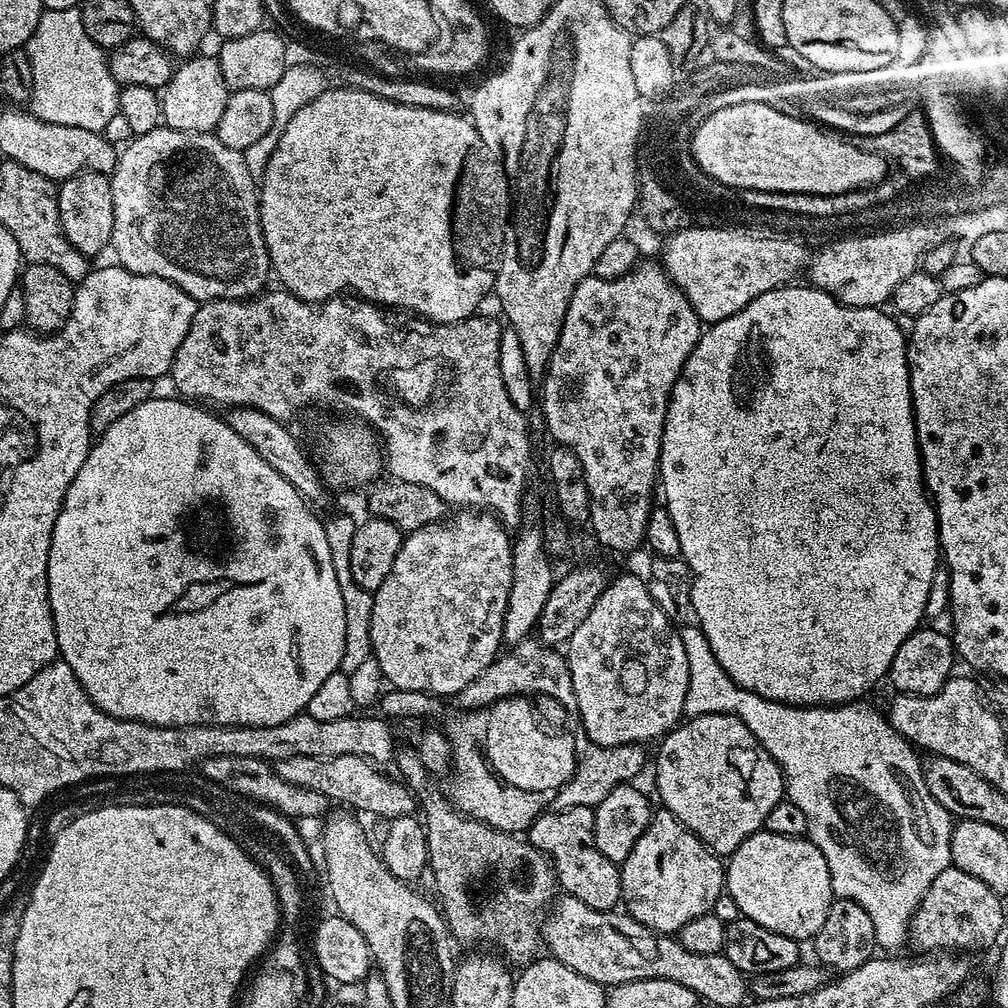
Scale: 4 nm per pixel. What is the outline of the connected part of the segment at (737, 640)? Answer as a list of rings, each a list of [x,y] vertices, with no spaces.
[[[769,290],[748,301],[737,312],[730,313],[726,318],[715,320],[703,329],[704,333],[695,337],[692,349],[688,352],[686,362],[678,374],[664,405],[664,415],[660,417],[660,445],[658,446],[658,492],[662,503],[670,514],[670,523],[674,525],[674,542],[676,556],[680,569],[684,572],[684,602],[687,611],[692,611],[696,633],[702,638],[706,646],[706,654],[718,658],[718,666],[726,670],[726,674],[738,686],[750,690],[767,700],[782,702],[783,704],[797,704],[800,708],[813,706],[835,706],[851,704],[859,701],[876,683],[887,677],[890,666],[894,662],[894,654],[907,642],[926,620],[927,594],[932,588],[932,580],[938,573],[936,563],[942,560],[942,537],[940,534],[940,520],[936,516],[936,507],[932,504],[932,495],[928,490],[927,477],[924,474],[924,465],[920,463],[920,451],[916,445],[916,435],[912,425],[912,412],[908,408],[908,366],[904,358],[905,337],[887,320],[889,317],[883,311],[875,312],[875,307],[861,306],[845,308],[842,304],[831,304],[812,292],[795,290],[796,292],[776,292]]]

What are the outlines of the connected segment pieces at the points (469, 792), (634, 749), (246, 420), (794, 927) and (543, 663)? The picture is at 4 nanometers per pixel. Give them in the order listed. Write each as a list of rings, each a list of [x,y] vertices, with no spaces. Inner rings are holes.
[[[460,732],[451,737],[452,762],[450,765],[450,777],[452,781],[446,787],[446,796],[451,807],[467,814],[471,819],[480,820],[483,824],[489,824],[491,828],[497,828],[503,832],[513,834],[523,833],[534,823],[537,816],[545,811],[546,800],[539,792],[523,792],[522,789],[511,788],[503,783],[492,771],[485,759],[485,754],[467,736]]]
[[[582,730],[577,731],[574,737],[576,772],[569,781],[560,788],[555,789],[553,800],[550,800],[551,811],[570,810],[570,806],[586,806],[595,809],[596,805],[610,794],[619,784],[635,781],[636,775],[644,768],[645,749],[639,744],[627,744],[626,746],[614,746],[603,748],[598,746]]]
[[[229,408],[226,419],[230,430],[234,430],[238,438],[246,438],[246,442],[250,442],[254,450],[258,450],[258,458],[274,466],[274,470],[278,470],[278,474],[282,474],[282,478],[286,478],[286,482],[290,482],[309,505],[317,506],[316,504],[327,502],[330,492],[320,477],[319,469],[314,465],[309,453],[308,456],[304,453],[303,446],[296,441],[295,434],[288,429],[291,427],[286,426],[285,421],[270,418],[270,414],[262,414],[260,410],[253,408]]]
[[[763,830],[746,838],[746,842],[727,857],[726,891],[734,902],[738,902],[743,919],[758,922],[758,926],[766,926],[766,930],[774,930],[774,934],[786,934],[786,938],[797,942],[811,941],[816,937],[818,930],[822,930],[822,922],[826,922],[826,914],[830,914],[834,899],[830,866],[826,866],[826,858],[818,846],[804,836],[783,836]]]
[[[529,638],[520,644],[511,645],[503,654],[497,655],[491,666],[482,670],[466,690],[462,690],[454,698],[455,703],[460,703],[464,708],[487,709],[497,700],[512,696],[535,698],[534,696],[549,696],[557,700],[569,714],[575,713],[576,699],[570,682],[570,670],[567,659],[558,654],[555,647],[548,647],[539,639]],[[508,651],[508,653],[506,653]]]

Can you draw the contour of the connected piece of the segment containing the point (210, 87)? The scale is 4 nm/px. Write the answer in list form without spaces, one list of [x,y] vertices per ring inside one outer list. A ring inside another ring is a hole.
[[[193,54],[183,62],[177,63],[160,92],[160,105],[164,115],[162,124],[165,128],[183,132],[215,133],[222,112],[226,109],[230,90],[226,86],[226,78],[222,78],[219,59],[215,55],[200,55]]]

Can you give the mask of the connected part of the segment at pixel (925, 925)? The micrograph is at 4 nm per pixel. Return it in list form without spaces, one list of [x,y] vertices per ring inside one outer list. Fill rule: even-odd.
[[[949,866],[930,882],[930,890],[926,890],[918,910],[908,922],[908,940],[920,954],[945,950],[972,954],[975,948],[988,948],[1004,928],[1004,903],[986,882],[961,868]]]

